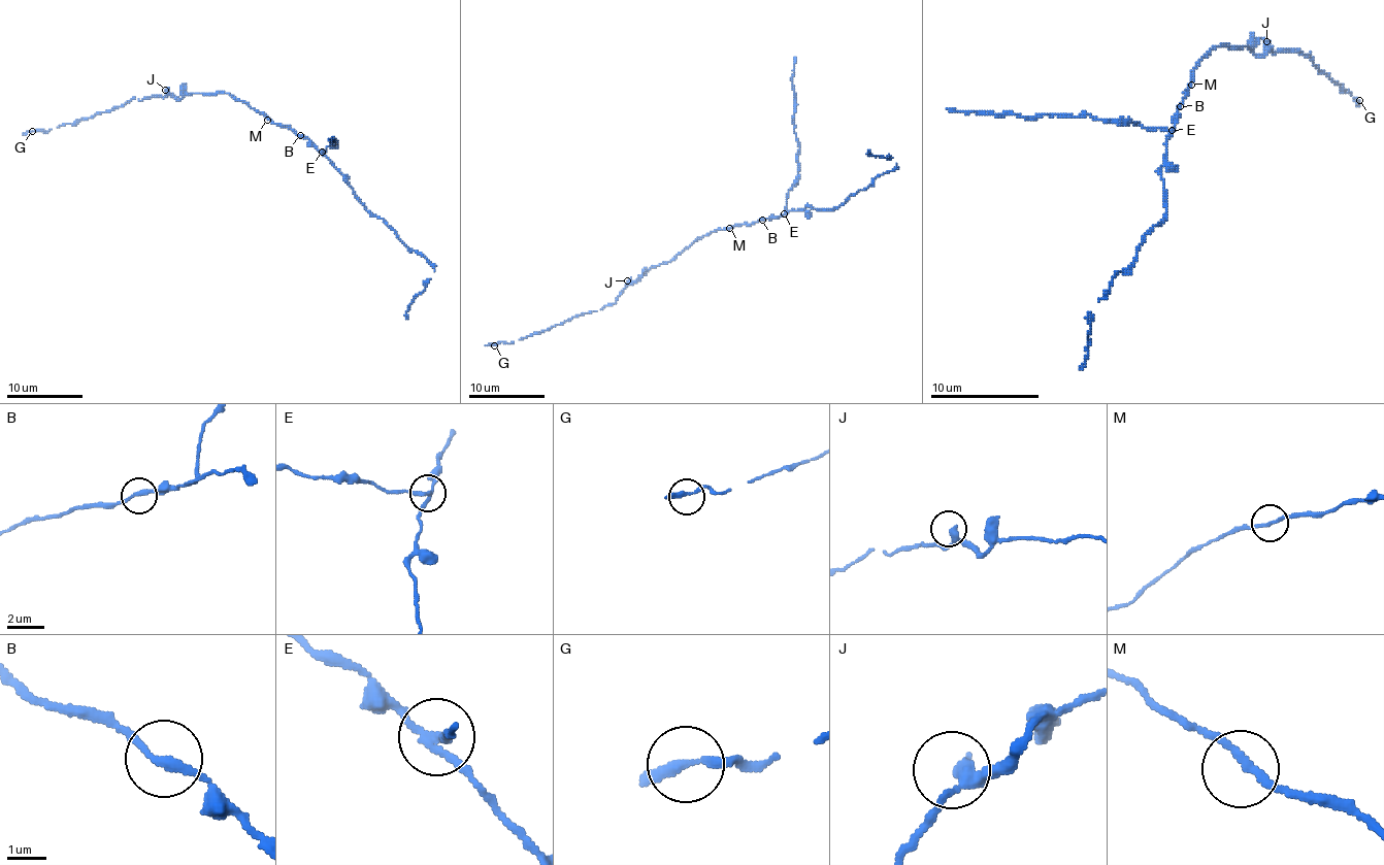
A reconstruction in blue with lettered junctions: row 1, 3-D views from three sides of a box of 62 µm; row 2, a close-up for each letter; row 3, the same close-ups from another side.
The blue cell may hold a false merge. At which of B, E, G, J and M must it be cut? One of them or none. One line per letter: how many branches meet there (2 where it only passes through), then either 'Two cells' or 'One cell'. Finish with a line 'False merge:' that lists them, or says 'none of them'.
B: Branches: 2. One cell
E: Branches: 3. Two cells
G: Branches: 1. One cell
J: Branches: 2. One cell
M: Branches: 2. One cell
False merge: E

